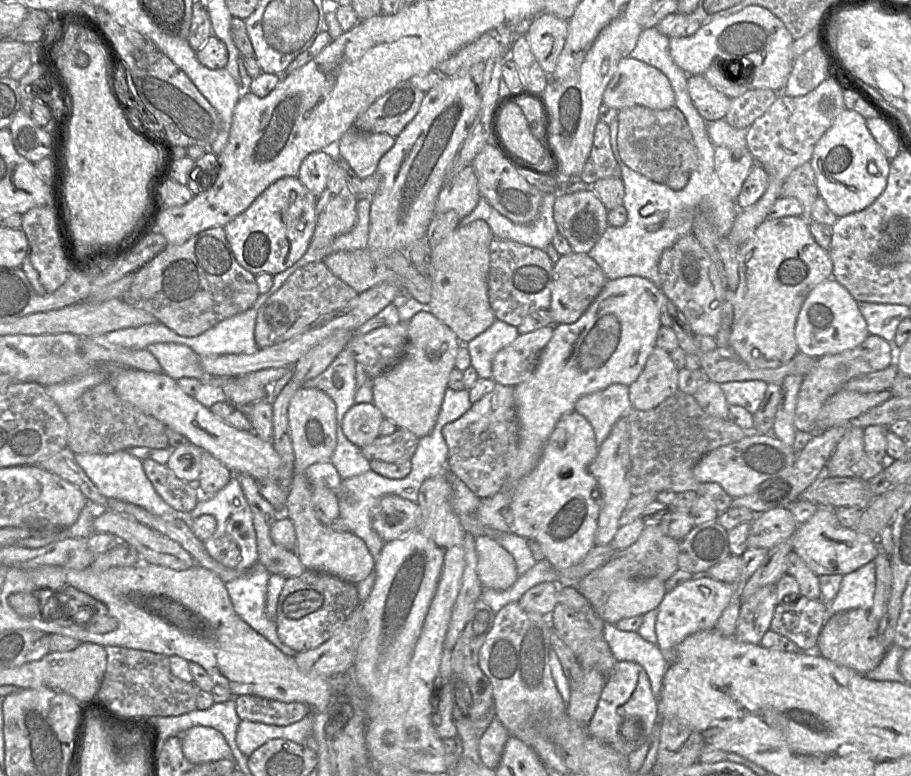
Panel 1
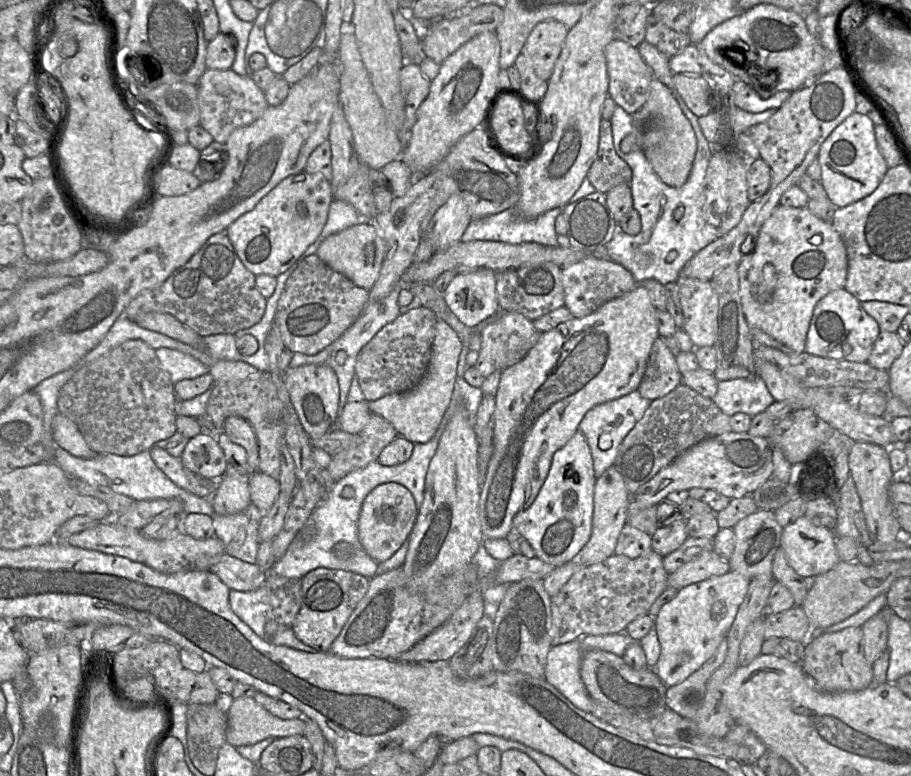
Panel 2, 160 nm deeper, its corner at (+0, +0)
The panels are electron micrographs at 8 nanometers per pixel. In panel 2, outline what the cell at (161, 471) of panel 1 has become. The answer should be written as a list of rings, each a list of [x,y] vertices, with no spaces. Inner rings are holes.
[[[153,447],[150,455],[157,467],[178,487],[201,498],[210,498],[218,484],[216,479],[208,479],[186,468],[179,457],[174,457],[160,447]]]

